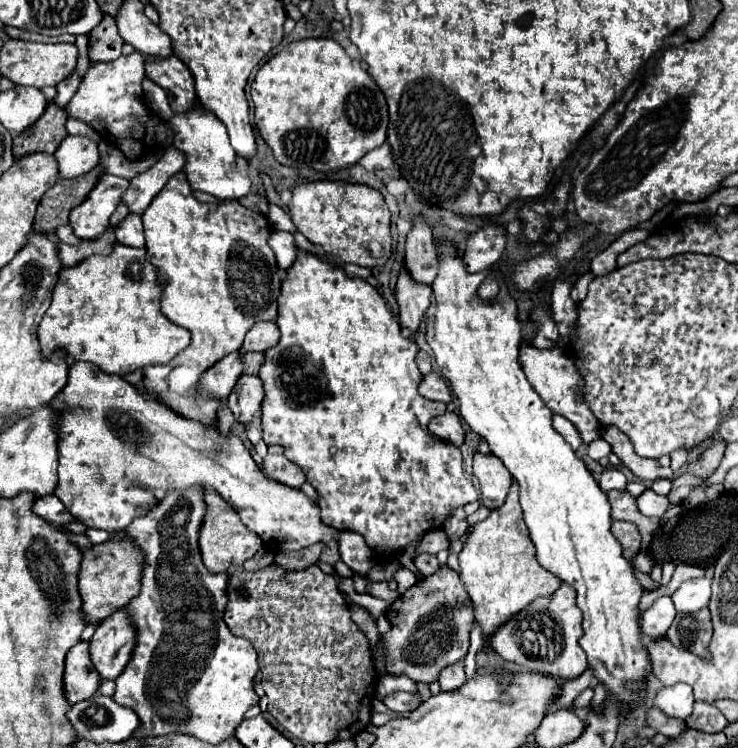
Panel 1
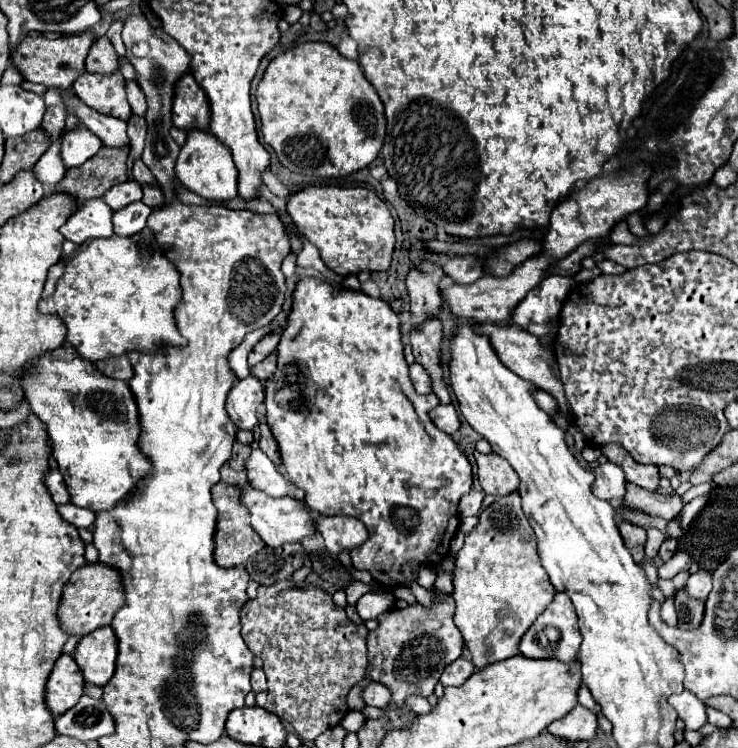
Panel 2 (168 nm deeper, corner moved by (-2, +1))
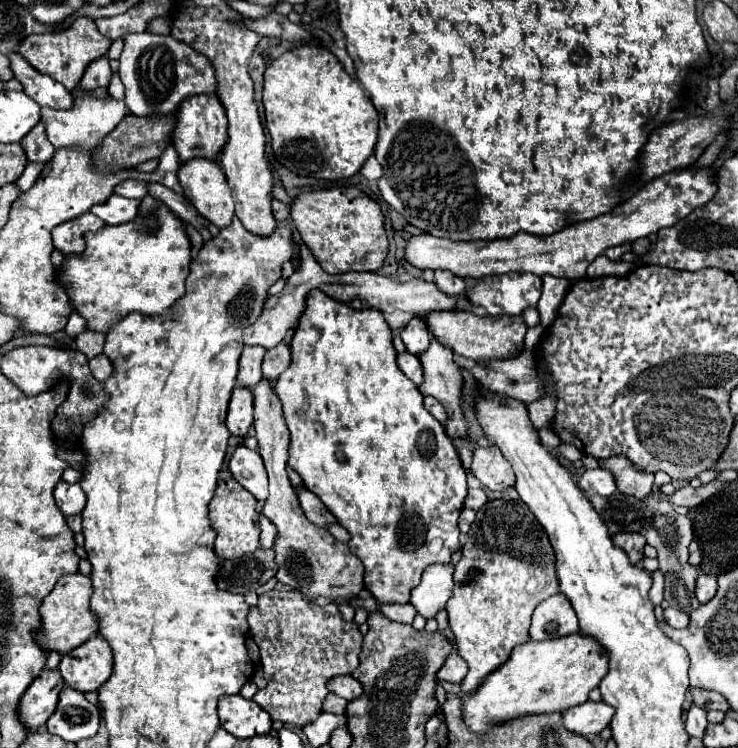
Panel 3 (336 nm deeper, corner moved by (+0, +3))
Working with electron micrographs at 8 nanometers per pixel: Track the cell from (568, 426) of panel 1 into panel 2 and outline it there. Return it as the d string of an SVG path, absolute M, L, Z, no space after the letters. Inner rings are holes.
M537 389L537 391L535 391L535 401L537 401L537 405L539 405L545 413L553 413L553 411L557 409L553 397L551 397L547 391L543 391L543 389Z

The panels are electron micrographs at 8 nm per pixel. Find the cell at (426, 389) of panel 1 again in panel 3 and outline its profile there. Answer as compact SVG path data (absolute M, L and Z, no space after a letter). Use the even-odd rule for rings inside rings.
M399 353L399 355L397 355L397 363L399 363L399 369L401 369L415 385L421 385L421 383L423 383L423 369L421 369L421 363L419 363L417 355Z

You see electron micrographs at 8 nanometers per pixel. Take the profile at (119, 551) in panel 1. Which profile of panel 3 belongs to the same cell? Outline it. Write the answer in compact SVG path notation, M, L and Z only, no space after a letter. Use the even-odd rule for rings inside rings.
M83 573L63 575L59 579L59 583L55 585L55 589L41 603L41 609L39 609L39 613L41 613L41 633L39 633L37 639L49 651L65 653L65 651L79 647L89 637L93 637L97 633L99 623L97 623L97 615L89 607L89 599L91 599L91 577L89 575L83 575Z

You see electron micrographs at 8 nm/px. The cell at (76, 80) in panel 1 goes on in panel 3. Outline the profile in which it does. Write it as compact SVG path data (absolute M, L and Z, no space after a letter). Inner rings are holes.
M43 121L39 123L39 127L35 127L35 131L31 131L31 135L27 135L27 139L23 139L21 145L23 145L29 161L49 161L55 153L55 147L51 147L51 143L47 139Z

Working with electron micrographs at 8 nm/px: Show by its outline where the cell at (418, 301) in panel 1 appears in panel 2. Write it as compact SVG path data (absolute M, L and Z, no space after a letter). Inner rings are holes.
M427 319L419 331L413 331L409 343L413 345L413 355L419 365L431 375L433 393L439 397L443 405L451 403L451 396L447 383L443 379L441 369L441 341L443 341L443 327L439 319Z

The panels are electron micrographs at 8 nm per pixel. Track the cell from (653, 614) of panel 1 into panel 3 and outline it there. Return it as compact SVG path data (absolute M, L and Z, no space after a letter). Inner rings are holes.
M667 607L667 609L663 611L663 617L665 617L665 621L667 621L671 627L675 627L675 629L683 629L683 627L687 627L687 623L689 623L689 615L687 615L685 611L681 611L681 609L675 609L675 607Z

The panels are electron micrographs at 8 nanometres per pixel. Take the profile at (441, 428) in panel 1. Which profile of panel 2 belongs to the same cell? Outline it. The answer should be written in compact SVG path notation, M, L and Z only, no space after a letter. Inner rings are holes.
M437 405L435 409L431 409L431 421L449 435L459 429L459 417L453 405Z

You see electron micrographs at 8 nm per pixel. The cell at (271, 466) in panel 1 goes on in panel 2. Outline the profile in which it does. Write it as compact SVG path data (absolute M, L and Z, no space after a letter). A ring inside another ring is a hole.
M255 449L247 463L247 481L253 489L269 495L269 497L285 497L289 493L289 479L279 471L279 467L261 451Z

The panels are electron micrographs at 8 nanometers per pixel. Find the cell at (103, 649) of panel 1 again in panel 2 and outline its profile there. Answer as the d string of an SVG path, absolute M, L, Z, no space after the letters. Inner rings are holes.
M101 627L85 635L73 651L73 659L83 671L85 683L103 687L115 673L117 637L111 627Z

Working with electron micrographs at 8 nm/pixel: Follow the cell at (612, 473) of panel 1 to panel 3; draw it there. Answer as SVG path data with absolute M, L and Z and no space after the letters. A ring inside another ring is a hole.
M601 467L597 469L587 469L581 479L579 479L579 487L589 493L589 495L601 495L601 497L609 497L617 491L617 485L615 485L615 477L611 471L605 471Z

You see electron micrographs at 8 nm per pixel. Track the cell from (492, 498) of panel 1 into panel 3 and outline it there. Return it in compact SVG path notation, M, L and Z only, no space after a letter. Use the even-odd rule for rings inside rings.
M495 445L485 449L477 447L473 451L471 473L481 481L485 489L491 489L491 491L503 491L505 487L515 483L515 473L509 461L503 457L499 447Z

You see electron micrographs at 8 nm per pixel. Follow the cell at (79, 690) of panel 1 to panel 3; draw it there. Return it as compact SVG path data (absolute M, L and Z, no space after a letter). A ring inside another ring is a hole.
M43 669L39 677L31 683L29 691L19 703L21 719L25 721L29 731L37 731L47 723L59 703L59 693L63 687L65 681L57 669Z

